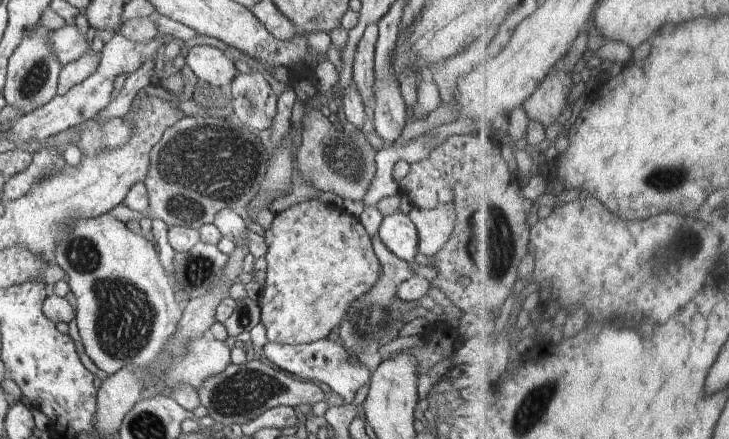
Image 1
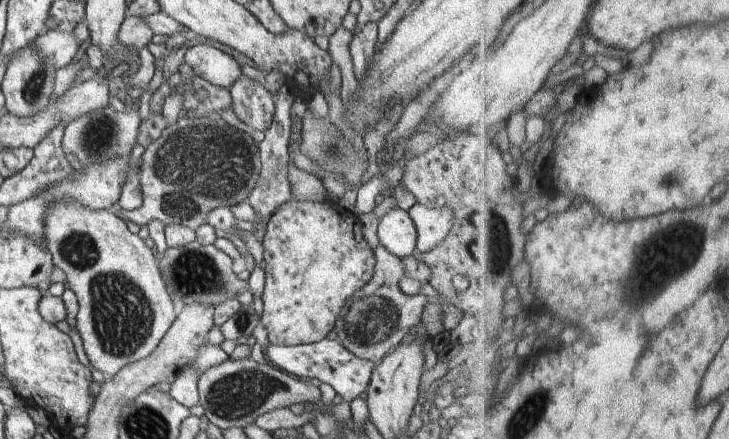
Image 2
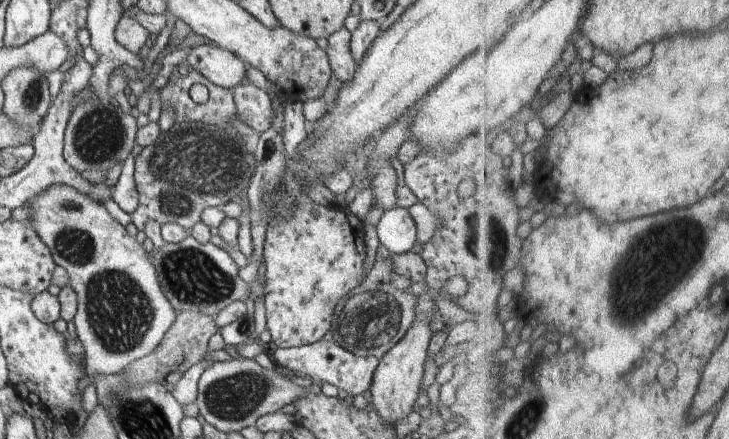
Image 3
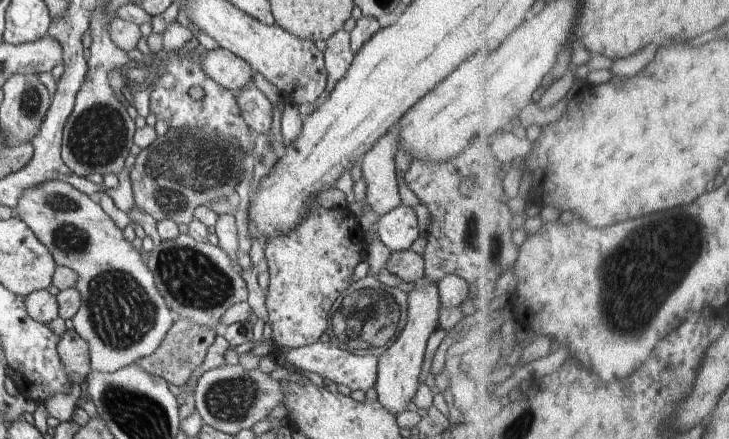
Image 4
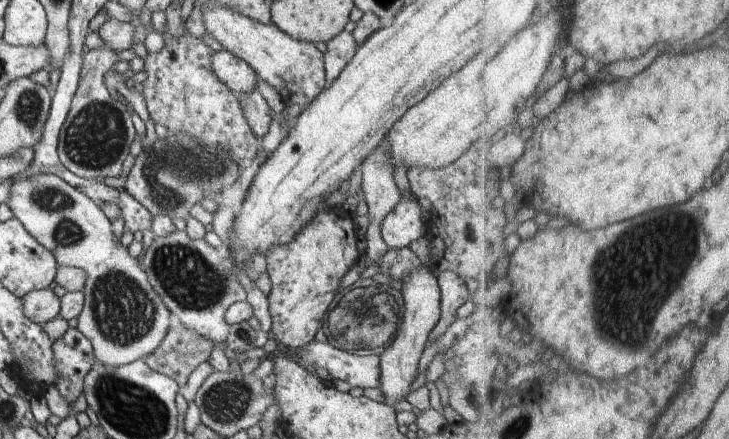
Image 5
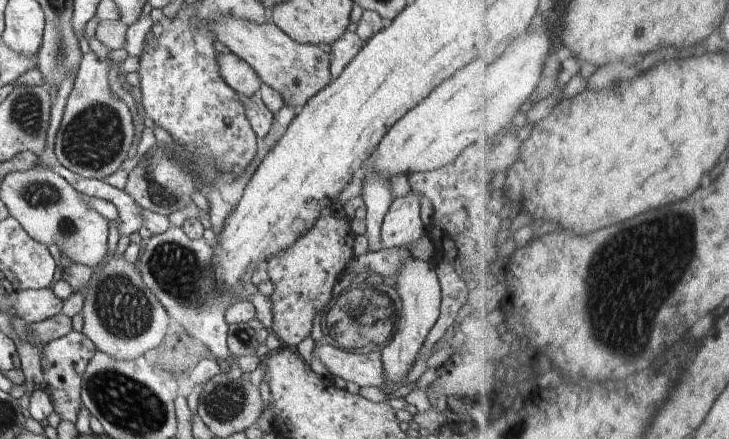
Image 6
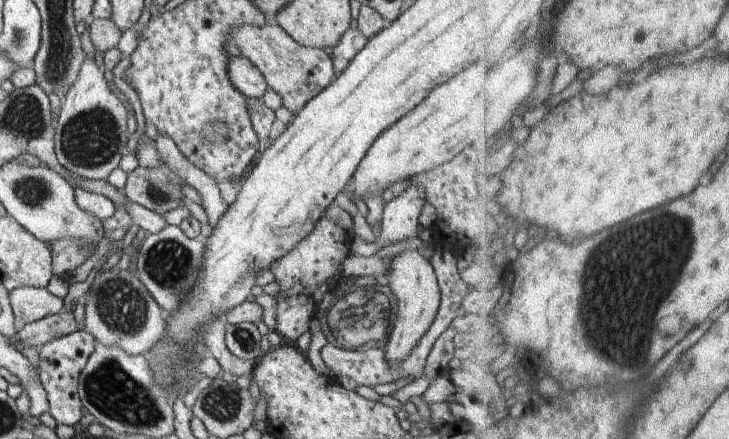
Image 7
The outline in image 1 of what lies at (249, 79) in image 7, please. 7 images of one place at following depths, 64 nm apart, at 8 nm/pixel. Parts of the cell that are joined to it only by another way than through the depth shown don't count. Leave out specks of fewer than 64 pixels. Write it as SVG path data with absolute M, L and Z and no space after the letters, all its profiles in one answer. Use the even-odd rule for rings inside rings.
M195 45L184 59L200 82L212 87L230 86L233 78L239 74L233 60L211 45Z

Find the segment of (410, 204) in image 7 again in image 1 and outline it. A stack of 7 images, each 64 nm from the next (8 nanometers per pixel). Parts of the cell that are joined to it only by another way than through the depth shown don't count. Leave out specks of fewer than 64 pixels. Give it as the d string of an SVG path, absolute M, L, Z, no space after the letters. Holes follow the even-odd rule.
M397 210L385 216L378 229L378 236L398 258L409 264L418 260L418 231L409 215Z

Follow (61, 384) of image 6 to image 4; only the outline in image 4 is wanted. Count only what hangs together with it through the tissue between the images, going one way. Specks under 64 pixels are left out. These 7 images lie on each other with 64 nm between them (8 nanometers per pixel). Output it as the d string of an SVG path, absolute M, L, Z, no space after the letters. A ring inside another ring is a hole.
M67 330L58 341L58 354L68 375L70 388L82 384L91 371L89 344L75 330Z

